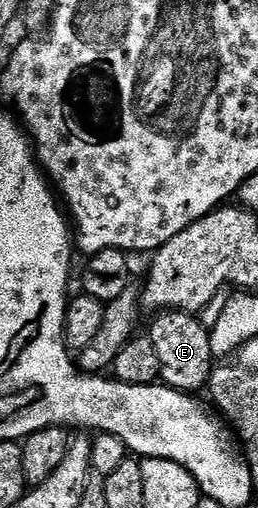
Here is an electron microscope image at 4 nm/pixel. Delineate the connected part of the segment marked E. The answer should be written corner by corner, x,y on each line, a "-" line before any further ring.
164,310
154,315
155,320
149,331
153,347
157,348
161,362
161,382
173,390
199,392
211,380
211,372
217,365
217,359
210,347
211,331
203,326
199,316
186,314
184,310

